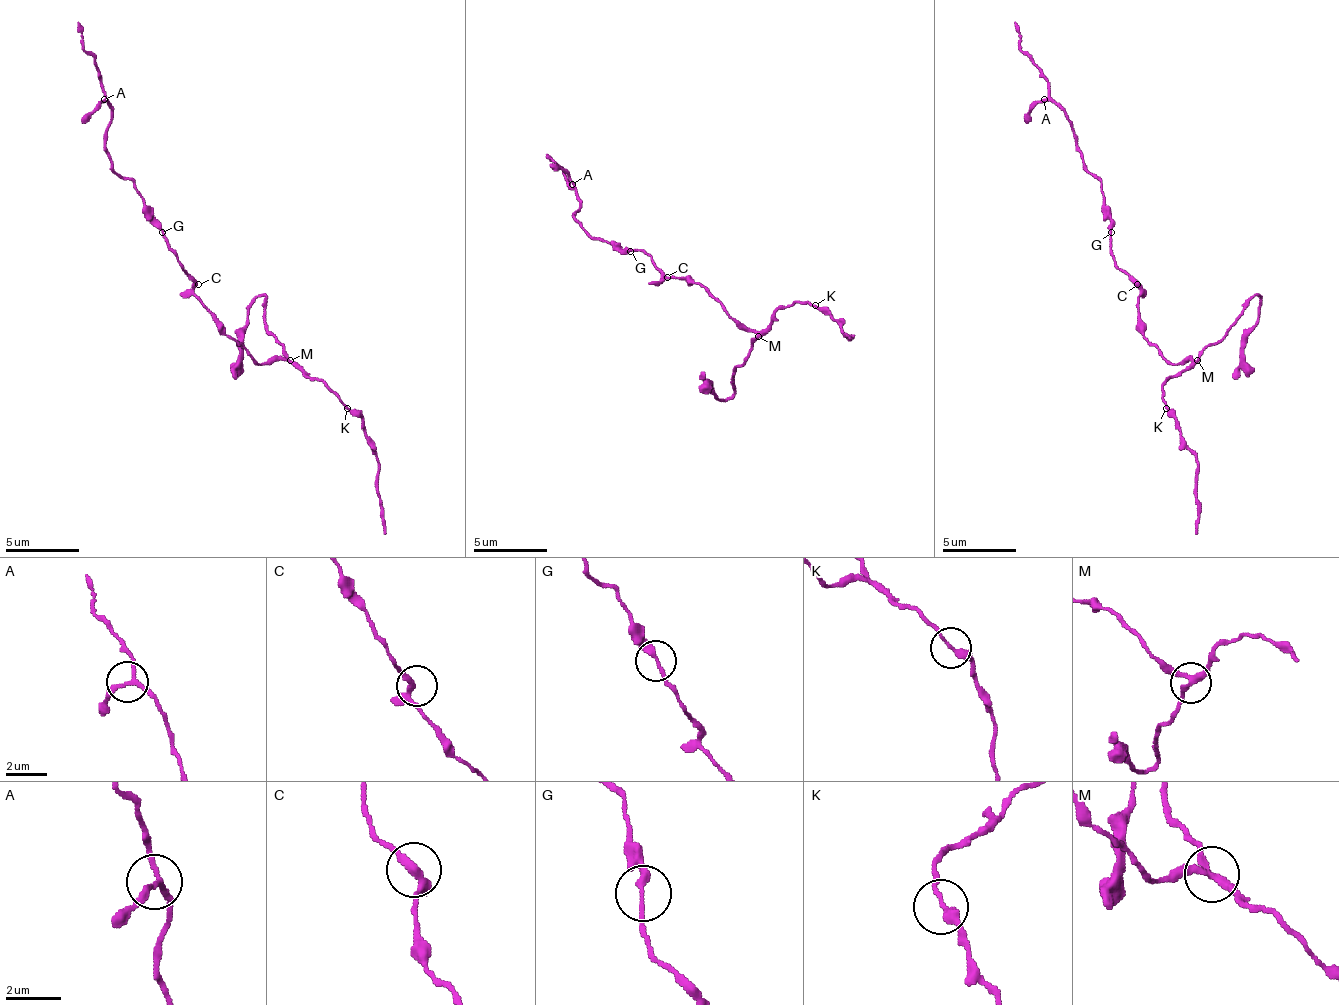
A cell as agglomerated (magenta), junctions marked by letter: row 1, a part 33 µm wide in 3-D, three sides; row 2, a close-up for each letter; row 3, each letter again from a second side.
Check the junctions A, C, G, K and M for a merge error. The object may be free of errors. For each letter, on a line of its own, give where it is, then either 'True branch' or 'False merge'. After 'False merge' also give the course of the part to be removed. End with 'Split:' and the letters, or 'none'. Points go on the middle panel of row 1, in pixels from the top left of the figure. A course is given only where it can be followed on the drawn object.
A: Place: (572, 184). True branch
C: Place: (667, 277). True branch
G: Place: (630, 251). True branch
K: Place: (815, 305). True branch
M: Place: (758, 336). False merge. Course of the part to remove: (759, 336), (733, 372), (729, 398), (715, 398), (704, 372)
Split: M

